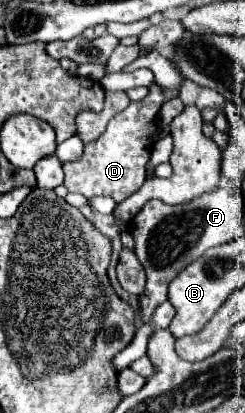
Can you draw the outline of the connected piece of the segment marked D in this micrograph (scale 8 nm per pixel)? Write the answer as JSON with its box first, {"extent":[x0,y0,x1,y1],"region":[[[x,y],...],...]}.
{"extent":[64,83,164,203],"region":[[[158,83],[150,85],[148,95],[142,101],[130,103],[124,111],[114,115],[102,133],[102,137],[84,147],[84,155],[80,161],[64,163],[64,185],[72,193],[82,193],[86,199],[96,195],[108,195],[122,203],[134,191],[138,191],[146,179],[146,163],[150,159],[150,151],[154,145],[154,133],[158,131],[158,113],[164,97],[164,87]]]}

